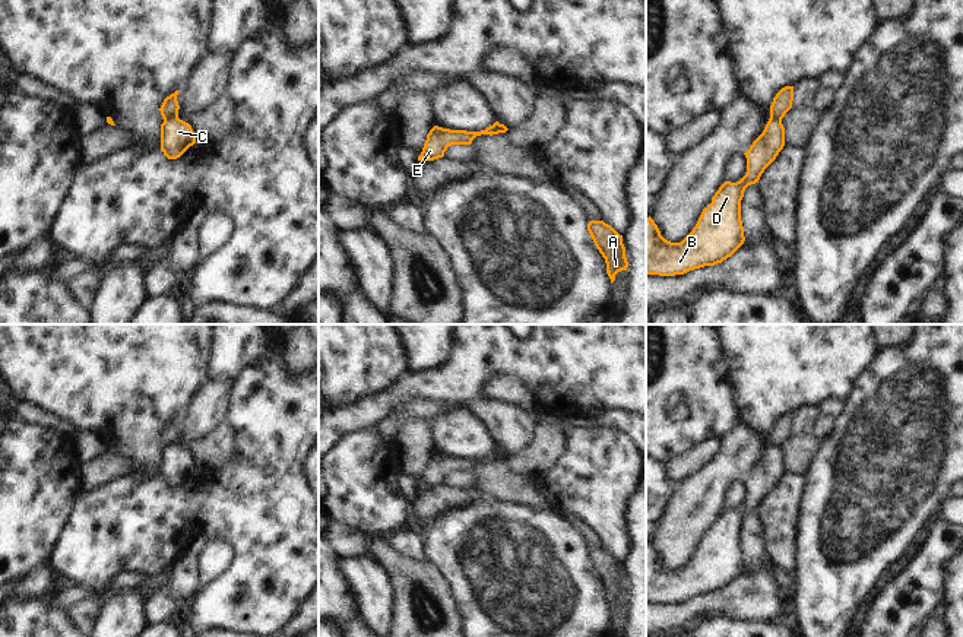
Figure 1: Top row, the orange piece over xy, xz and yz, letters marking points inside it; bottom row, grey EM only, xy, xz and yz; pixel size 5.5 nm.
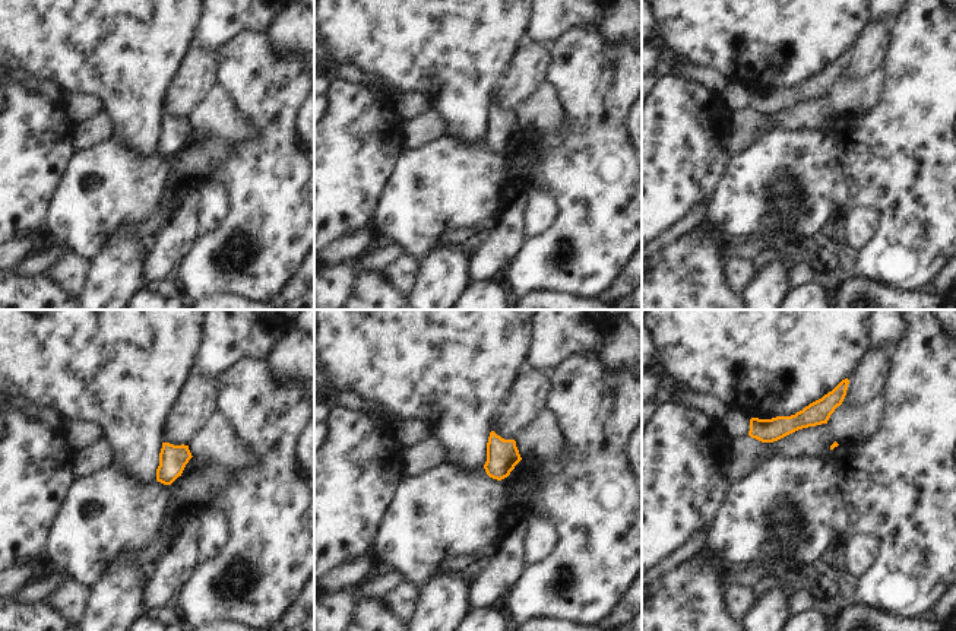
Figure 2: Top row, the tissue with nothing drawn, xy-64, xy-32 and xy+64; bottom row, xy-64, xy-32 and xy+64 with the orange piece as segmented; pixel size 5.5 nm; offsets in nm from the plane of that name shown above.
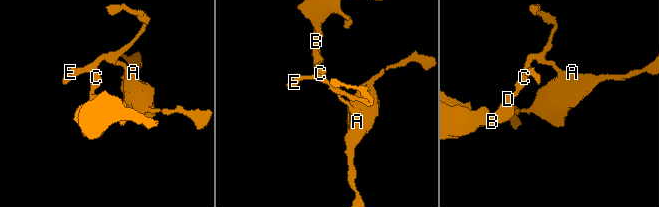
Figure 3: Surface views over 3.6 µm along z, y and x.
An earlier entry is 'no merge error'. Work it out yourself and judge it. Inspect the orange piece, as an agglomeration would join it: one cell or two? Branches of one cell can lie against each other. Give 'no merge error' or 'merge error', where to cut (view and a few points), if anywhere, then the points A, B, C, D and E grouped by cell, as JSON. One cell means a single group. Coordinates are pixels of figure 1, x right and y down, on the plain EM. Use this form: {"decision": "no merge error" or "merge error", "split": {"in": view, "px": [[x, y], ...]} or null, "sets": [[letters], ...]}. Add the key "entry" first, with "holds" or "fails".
{"entry": "fails", "decision": "merge error", "split": {"in": "xy", "px": [[177, 443], [170, 443], [164, 449]]}, "sets": [["A", "E"], ["B", "C", "D"]]}

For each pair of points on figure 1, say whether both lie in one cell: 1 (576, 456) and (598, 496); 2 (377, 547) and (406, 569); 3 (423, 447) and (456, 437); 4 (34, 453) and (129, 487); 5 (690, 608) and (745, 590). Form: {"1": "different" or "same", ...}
{"1": "same", "2": "same", "3": "different", "4": "different", "5": "same"}

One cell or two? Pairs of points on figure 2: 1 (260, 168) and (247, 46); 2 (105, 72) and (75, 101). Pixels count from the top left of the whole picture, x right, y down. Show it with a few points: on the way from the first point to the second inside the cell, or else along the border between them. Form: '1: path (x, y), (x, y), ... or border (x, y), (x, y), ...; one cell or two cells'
1: path (277, 138), (268, 123), (268, 98), (252, 76); one cell
2: border (66, 95), (92, 95), (101, 110); two cells

